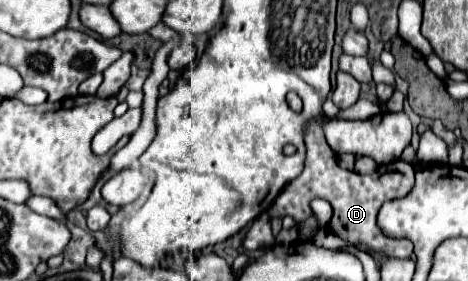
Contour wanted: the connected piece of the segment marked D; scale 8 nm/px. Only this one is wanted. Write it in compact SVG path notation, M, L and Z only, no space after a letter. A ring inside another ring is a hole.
M360 99L353 107L339 111L333 118L323 115L323 117L311 119L307 129L303 131L305 149L307 149L305 167L291 183L287 183L283 187L283 191L271 203L269 215L271 217L291 215L295 221L303 221L311 213L309 203L315 197L321 197L321 199L329 201L333 207L331 229L337 237L341 237L345 241L353 241L353 243L365 243L379 255L409 259L413 253L413 243L409 239L391 239L391 237L383 235L383 231L379 231L379 227L377 227L377 213L385 201L399 199L399 197L405 197L411 193L411 187L415 185L413 165L409 165L405 161L395 161L389 165L381 165L379 171L371 173L371 175L359 175L355 171L345 171L337 165L337 157L331 151L331 147L325 143L325 137L323 137L323 123L329 119L364 120L379 112L380 108L376 103Z

